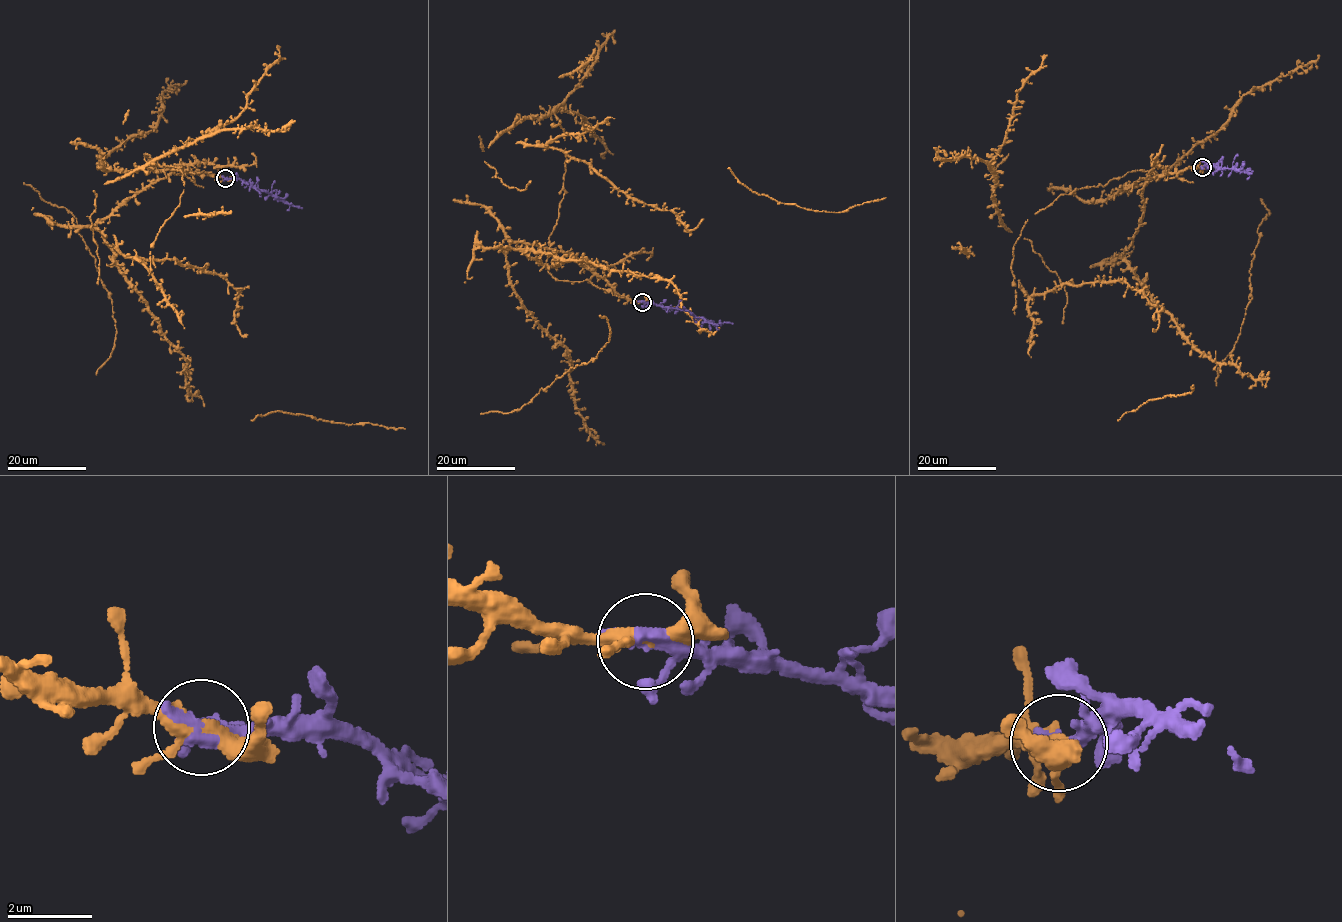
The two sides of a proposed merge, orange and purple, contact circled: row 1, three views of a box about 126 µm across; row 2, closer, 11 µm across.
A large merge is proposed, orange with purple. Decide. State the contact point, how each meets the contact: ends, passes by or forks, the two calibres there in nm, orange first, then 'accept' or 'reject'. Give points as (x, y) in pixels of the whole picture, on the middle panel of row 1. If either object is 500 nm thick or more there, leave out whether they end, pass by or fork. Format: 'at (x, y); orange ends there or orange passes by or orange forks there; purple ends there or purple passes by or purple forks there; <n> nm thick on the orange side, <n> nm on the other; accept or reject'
at (642, 302); orange forks there; purple passes by; 280 nm thick on the orange side, 320 nm on the other; accept

